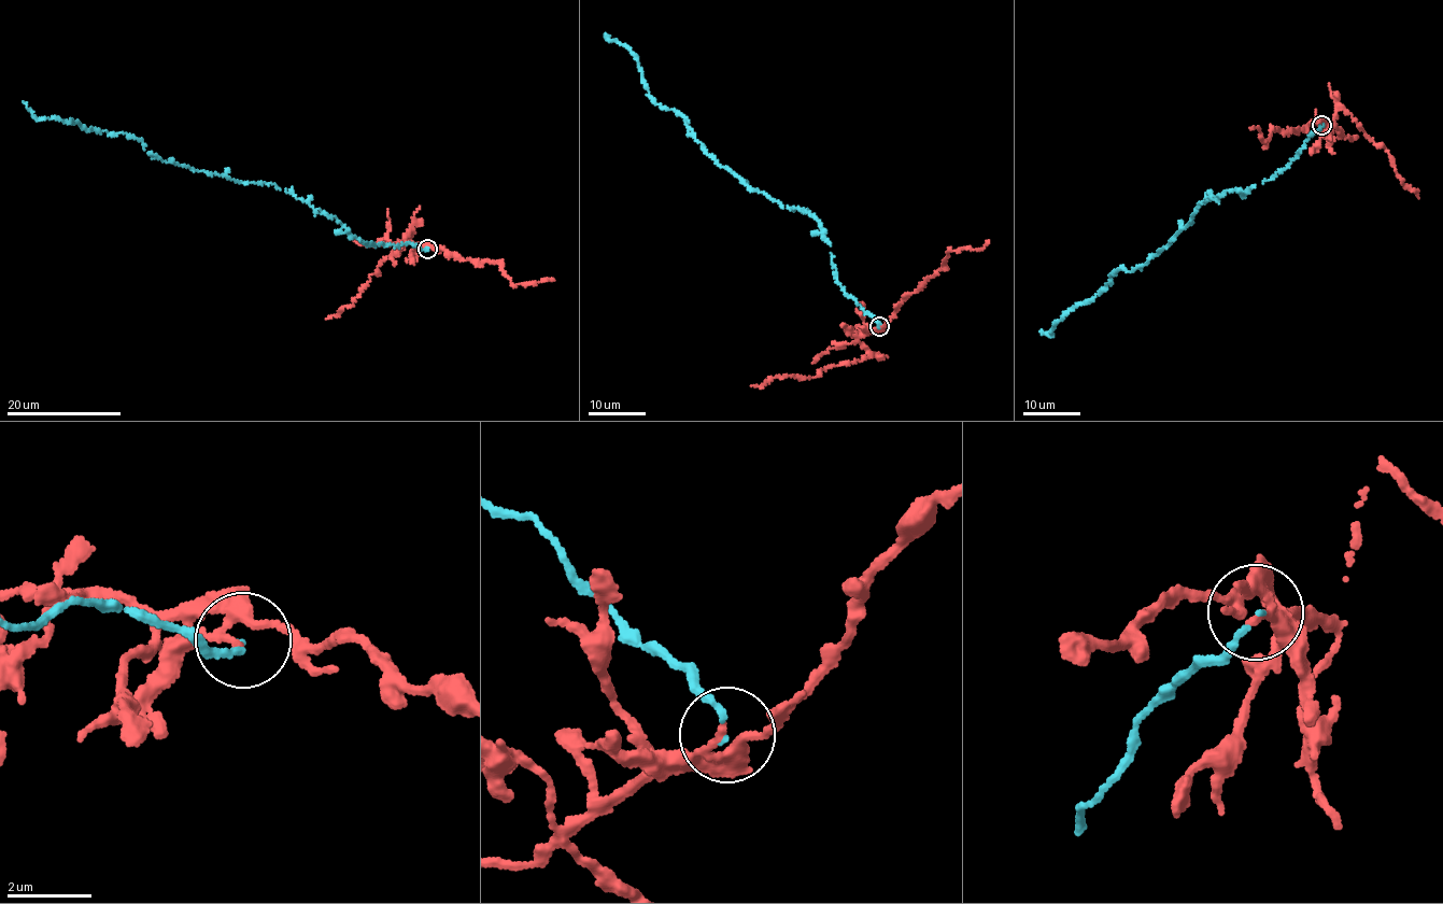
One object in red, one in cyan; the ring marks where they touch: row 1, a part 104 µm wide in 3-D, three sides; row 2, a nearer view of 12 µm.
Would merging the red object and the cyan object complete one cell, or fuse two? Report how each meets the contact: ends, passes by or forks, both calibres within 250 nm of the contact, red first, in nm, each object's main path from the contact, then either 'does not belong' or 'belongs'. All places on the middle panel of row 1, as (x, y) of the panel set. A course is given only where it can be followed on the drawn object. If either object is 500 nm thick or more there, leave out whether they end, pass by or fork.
red passes by; cyan ends; calibres 130 and 110 nm; course red (879, 326), (871, 328), (858, 341), (869, 356), (829, 366), (808, 379), (779, 377), (762, 385), (751, 384); course cyan (879, 326), (837, 282), (820, 223), (718, 163), (687, 119), (654, 102), (632, 50), (605, 34); does not belong

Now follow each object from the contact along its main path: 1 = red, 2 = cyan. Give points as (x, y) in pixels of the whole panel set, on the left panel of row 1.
1: (427, 249), (402, 241), (406, 232), (412, 231), (404, 249), (381, 259), (379, 272), (350, 306), (326, 319)
2: (427, 249), (359, 240), (337, 219), (288, 192), (164, 161), (141, 140), (121, 132), (39, 119), (24, 102)

